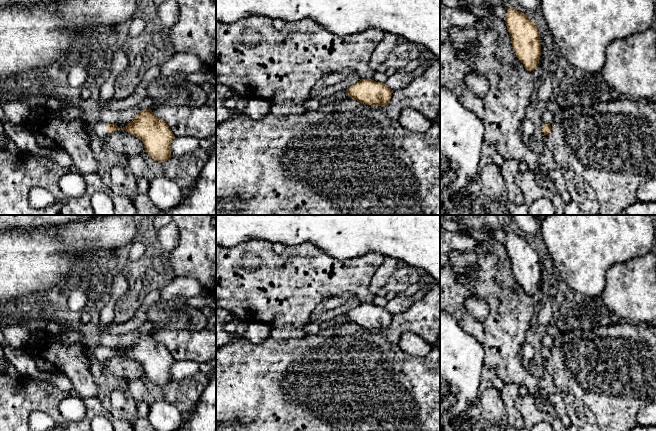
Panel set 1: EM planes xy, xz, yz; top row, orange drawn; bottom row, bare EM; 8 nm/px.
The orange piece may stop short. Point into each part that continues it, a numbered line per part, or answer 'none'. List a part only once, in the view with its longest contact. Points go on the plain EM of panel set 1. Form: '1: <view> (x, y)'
1: xy (100, 353)

